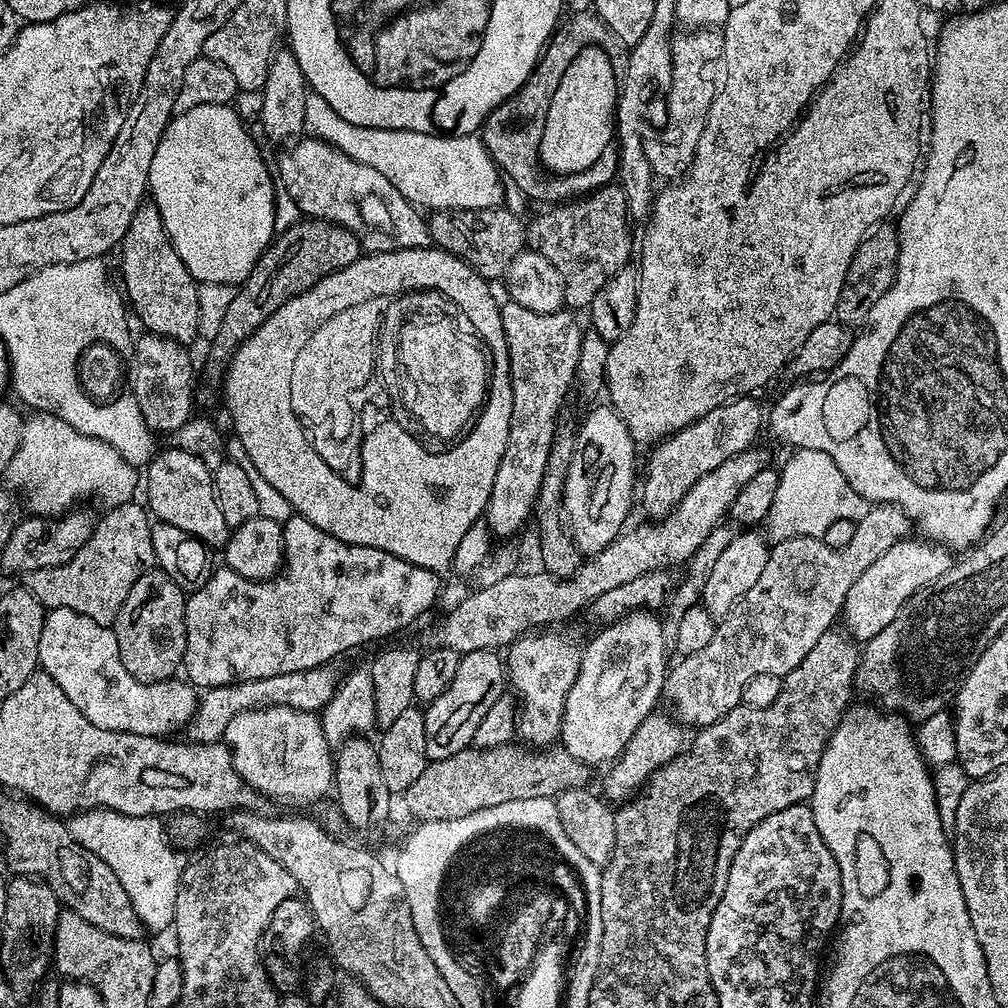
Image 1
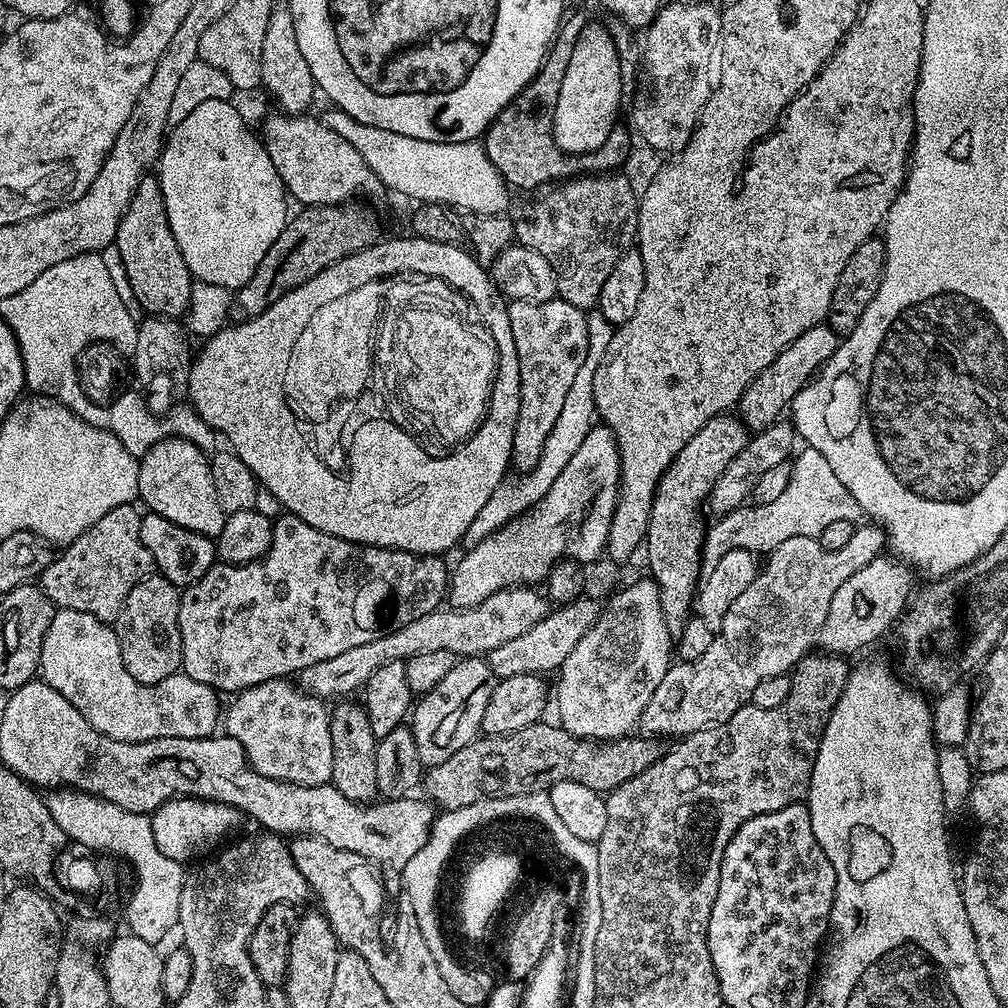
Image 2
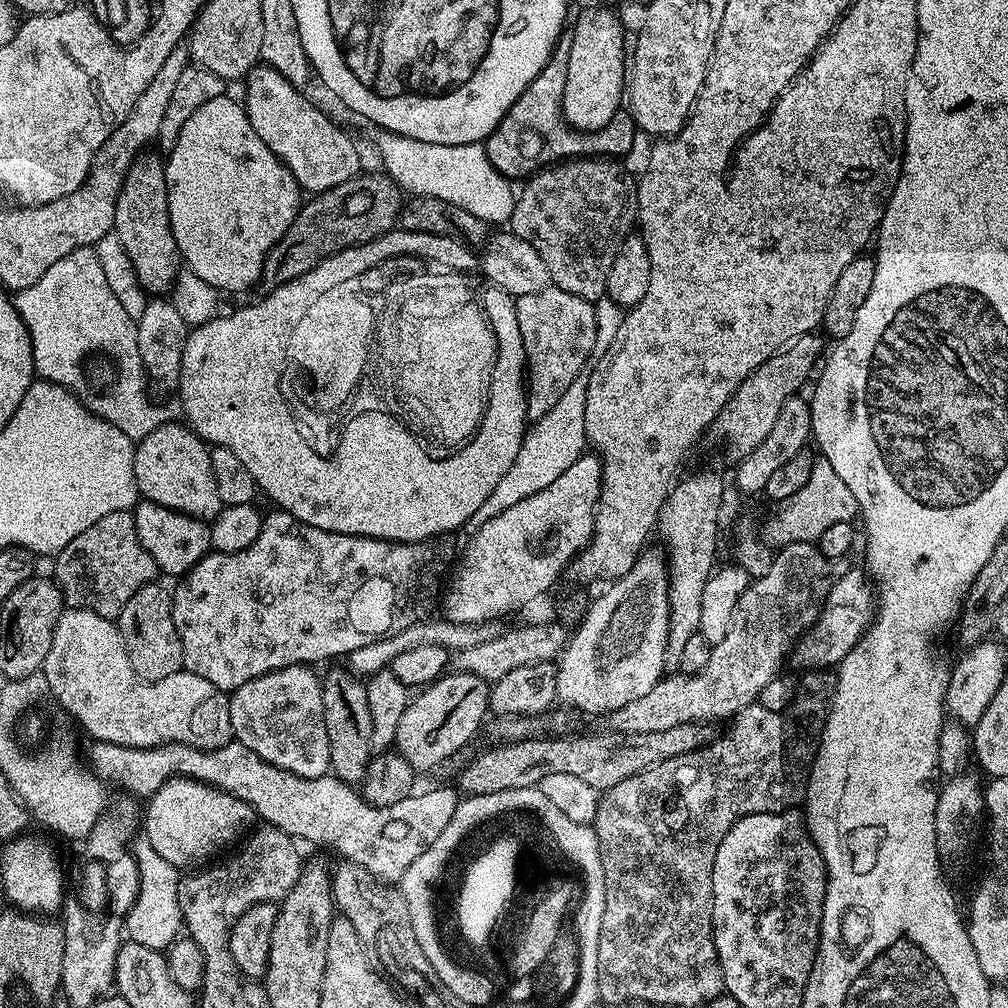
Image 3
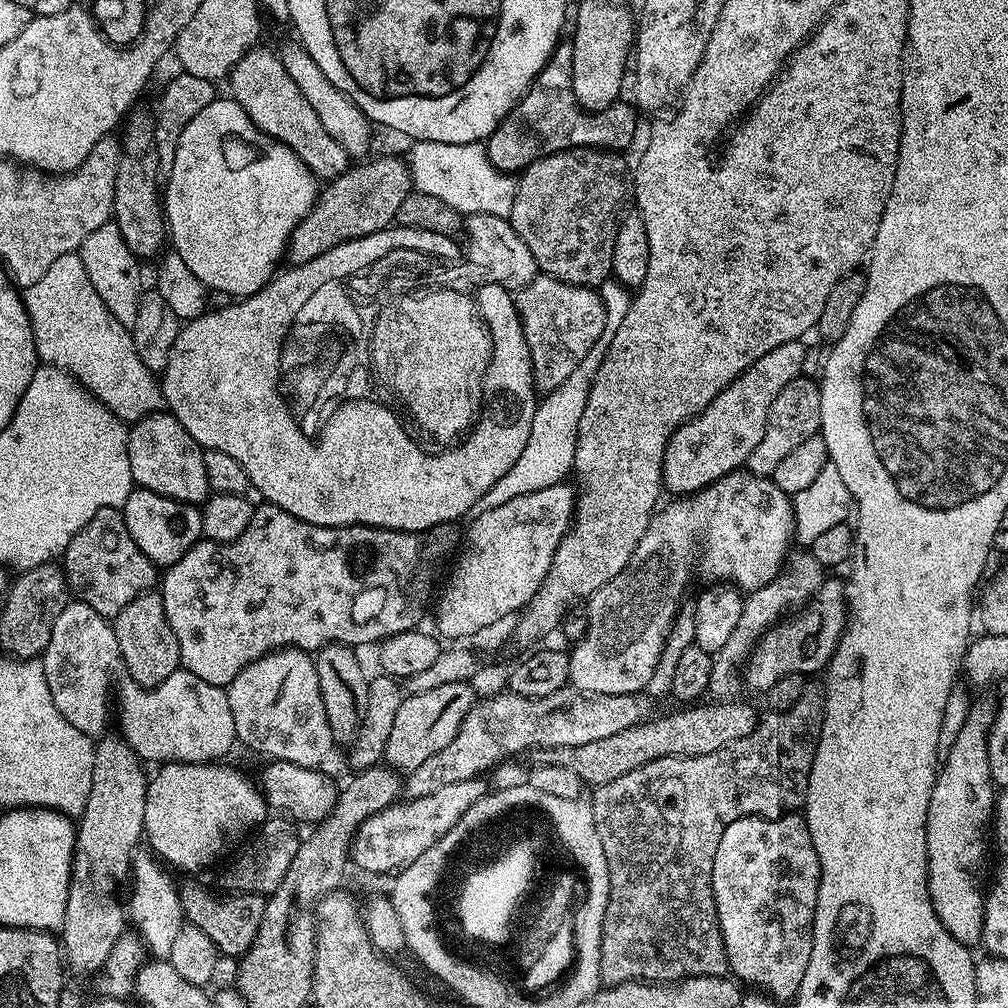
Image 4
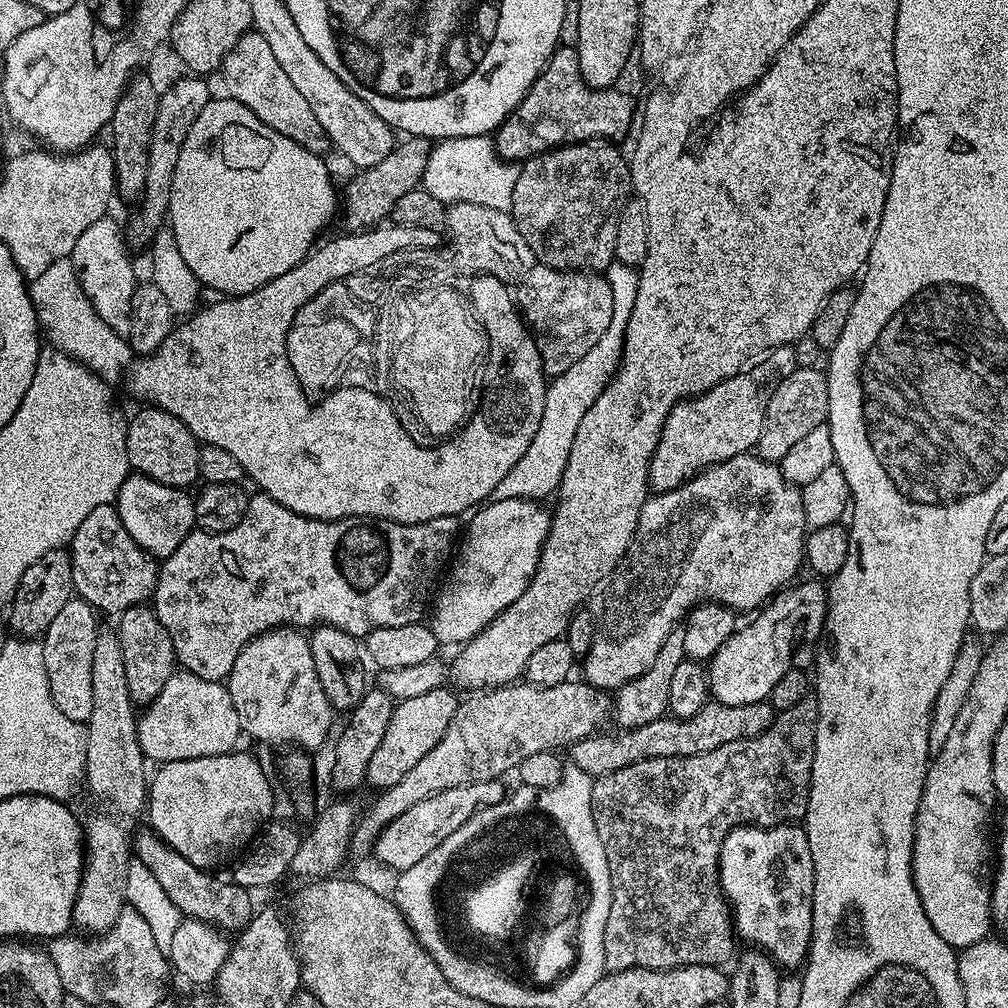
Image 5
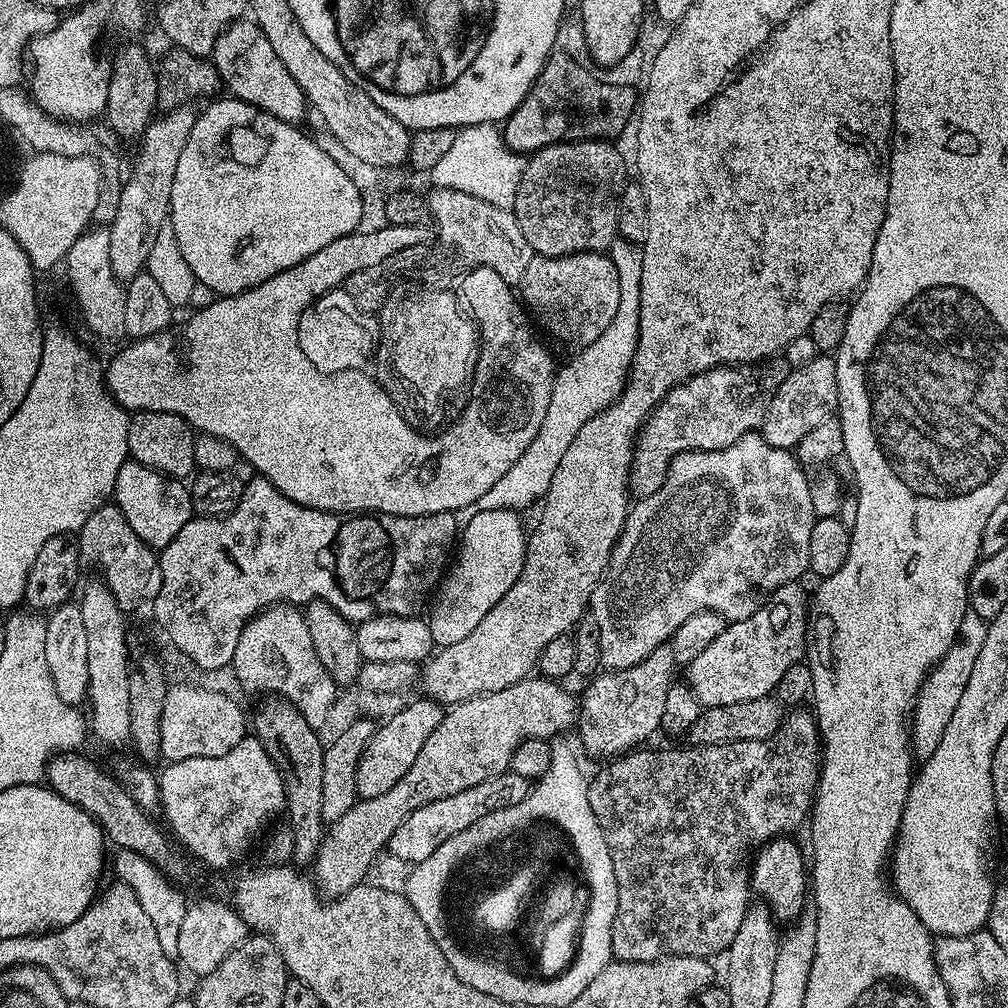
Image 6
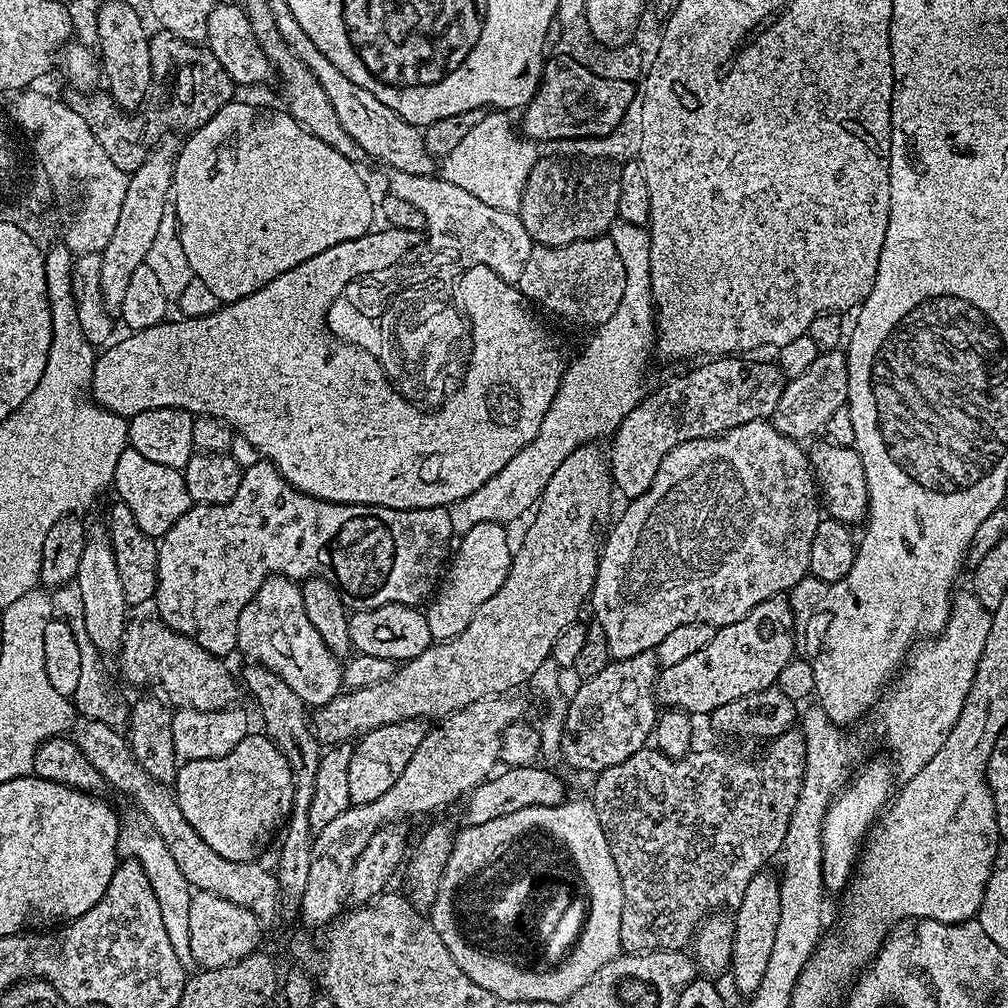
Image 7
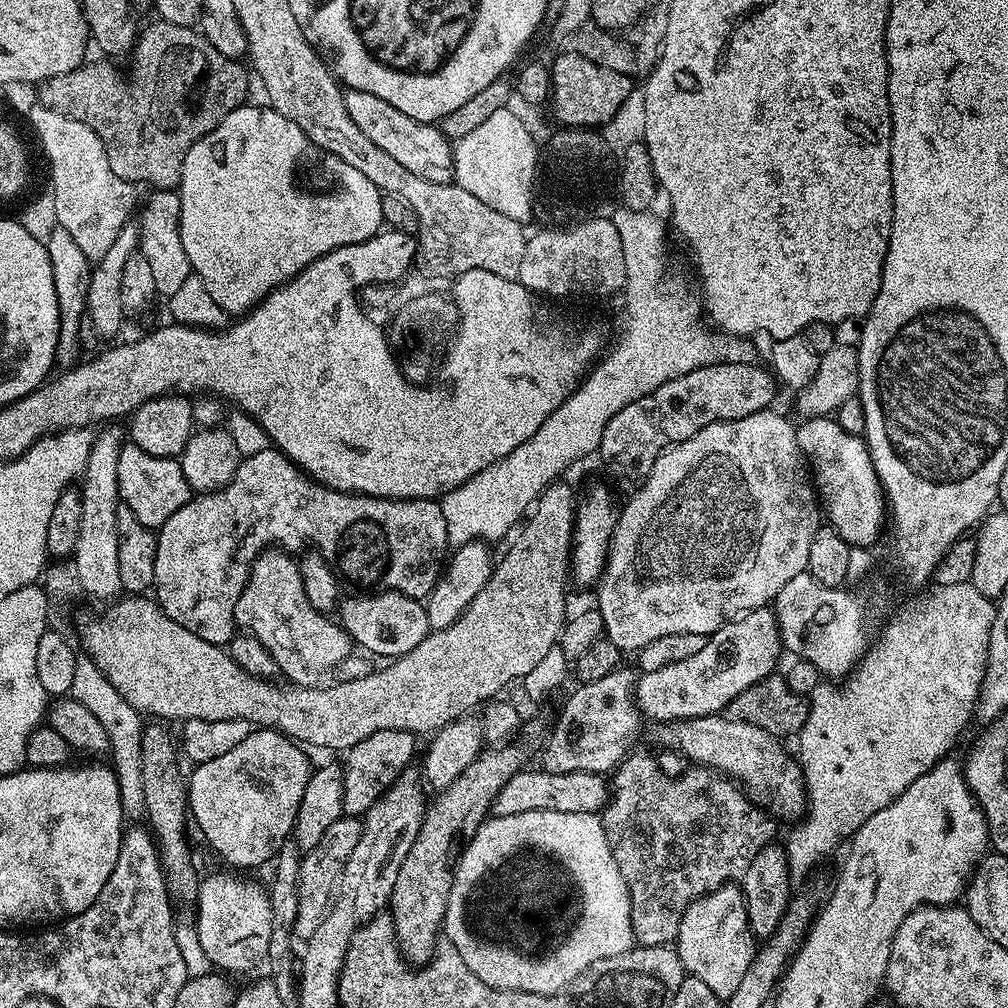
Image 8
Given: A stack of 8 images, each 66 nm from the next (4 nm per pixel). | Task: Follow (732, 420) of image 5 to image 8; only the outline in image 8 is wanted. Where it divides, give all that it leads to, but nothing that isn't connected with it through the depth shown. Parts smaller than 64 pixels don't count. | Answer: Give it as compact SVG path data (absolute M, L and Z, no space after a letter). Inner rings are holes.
M753 362L702 366L658 386L658 390L646 394L646 398L622 406L622 410L606 422L598 449L598 457L612 475L611 483L616 483L624 494L634 493L646 482L650 470L654 470L656 459L673 444L686 442L686 438L714 422L746 418L746 414L771 409L778 380L767 367L758 365Z

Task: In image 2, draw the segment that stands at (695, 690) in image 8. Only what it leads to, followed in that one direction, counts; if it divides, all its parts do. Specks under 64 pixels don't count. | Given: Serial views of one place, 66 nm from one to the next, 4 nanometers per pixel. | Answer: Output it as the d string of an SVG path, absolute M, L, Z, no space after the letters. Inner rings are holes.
M888 554L876 556L874 562L862 566L862 570L854 570L854 574L838 586L830 602L830 614L826 614L826 623L820 631L819 647L834 656L848 658L851 652L860 652L887 632L889 635L913 595L912 576L914 572L909 565Z

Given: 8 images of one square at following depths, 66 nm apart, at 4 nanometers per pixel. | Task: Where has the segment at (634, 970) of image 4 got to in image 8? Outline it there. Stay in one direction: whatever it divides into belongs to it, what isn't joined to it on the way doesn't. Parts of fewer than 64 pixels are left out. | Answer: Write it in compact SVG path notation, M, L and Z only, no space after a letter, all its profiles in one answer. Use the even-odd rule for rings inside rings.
M629 754L616 765L610 776L610 795L607 804L599 813L602 826L606 830L606 842L610 842L610 850L614 854L614 862L618 862L618 870L622 870L622 878L626 878L626 890L630 894L630 922L632 923L633 941L641 948L653 948L659 944L668 946L673 943L678 934L678 926L682 922L682 914L700 896L718 890L724 884L739 882L746 874L750 862L754 862L754 854L766 845L773 843L778 827L777 821L765 809L761 808L747 791L736 781L728 779L714 768L703 766L690 766L680 776L667 776L662 774L655 755L635 756Z

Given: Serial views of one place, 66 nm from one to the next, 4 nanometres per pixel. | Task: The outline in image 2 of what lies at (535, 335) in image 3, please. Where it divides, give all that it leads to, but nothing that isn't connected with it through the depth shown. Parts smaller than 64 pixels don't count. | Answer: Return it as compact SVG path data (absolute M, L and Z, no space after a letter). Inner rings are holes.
M513 300L508 305L510 334L514 334L514 368L520 371L520 405L516 408L516 425L512 428L510 464L523 474L538 462L542 446L558 422L558 413L566 394L582 370L588 353L588 318L585 309L570 306L570 302L547 300L541 304Z

